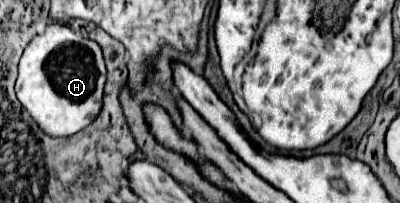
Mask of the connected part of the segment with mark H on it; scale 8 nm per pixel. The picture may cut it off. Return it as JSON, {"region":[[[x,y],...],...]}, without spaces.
{"region":[[[52,22],[44,34],[30,40],[20,58],[16,98],[48,136],[72,136],[100,114],[106,74],[102,48],[94,40],[76,36],[66,24]]]}

